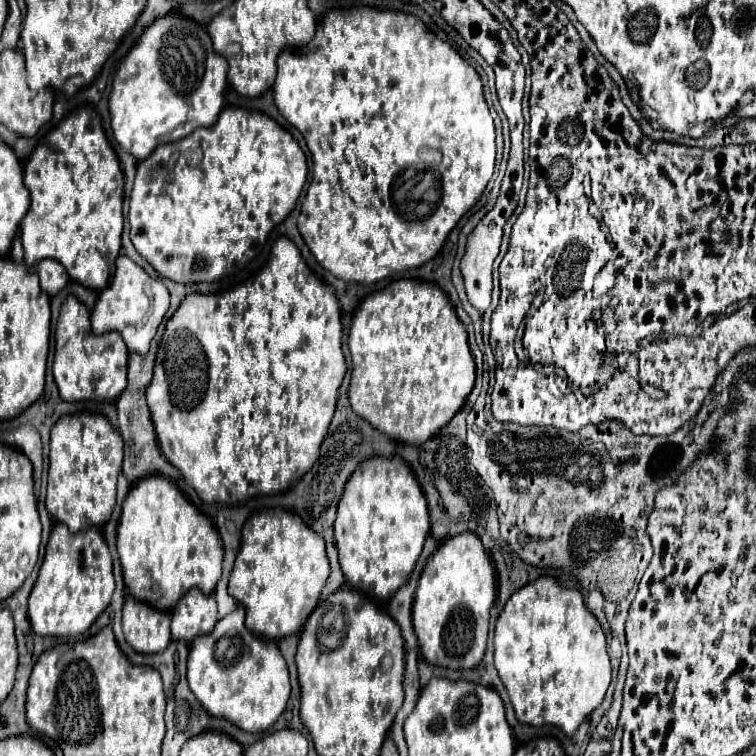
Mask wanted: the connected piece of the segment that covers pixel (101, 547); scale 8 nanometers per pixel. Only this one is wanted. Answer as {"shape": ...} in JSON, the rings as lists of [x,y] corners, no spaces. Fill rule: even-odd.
{"shape":[[[57,523],[51,531],[47,553],[29,595],[29,621],[39,637],[79,635],[107,609],[113,595],[113,565],[107,543],[97,527],[71,535]]]}

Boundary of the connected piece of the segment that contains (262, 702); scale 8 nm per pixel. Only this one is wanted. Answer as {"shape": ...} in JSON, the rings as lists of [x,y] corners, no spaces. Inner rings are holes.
{"shape":[[[237,607],[217,621],[209,635],[197,637],[187,657],[189,689],[209,715],[225,717],[247,733],[267,731],[285,711],[289,699],[289,671],[275,641],[265,641],[245,627],[245,607]]]}

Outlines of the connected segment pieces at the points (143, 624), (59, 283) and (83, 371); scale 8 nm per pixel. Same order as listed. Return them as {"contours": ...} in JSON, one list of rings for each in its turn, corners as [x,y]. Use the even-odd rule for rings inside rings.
{"contours":[[[[127,597],[123,603],[123,633],[137,653],[161,653],[171,641],[169,613]]],[[[55,259],[39,261],[37,273],[39,273],[39,281],[41,281],[43,291],[47,291],[51,297],[57,295],[69,281],[65,267],[61,267],[61,263],[57,263]]],[[[75,295],[65,297],[55,329],[53,357],[53,377],[63,401],[115,401],[127,385],[127,357],[129,349],[117,331],[95,337],[91,333],[87,307]]]]}

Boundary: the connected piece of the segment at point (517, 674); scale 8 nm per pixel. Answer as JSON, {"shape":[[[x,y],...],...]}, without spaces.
{"shape":[[[541,576],[533,583],[527,583],[521,587],[521,591],[515,591],[509,597],[505,611],[501,611],[495,623],[493,641],[495,669],[521,723],[535,727],[557,725],[565,731],[565,735],[571,737],[577,727],[591,715],[591,711],[603,701],[611,681],[611,663],[605,649],[605,635],[599,621],[587,611],[577,589],[567,589],[550,576]]]}

